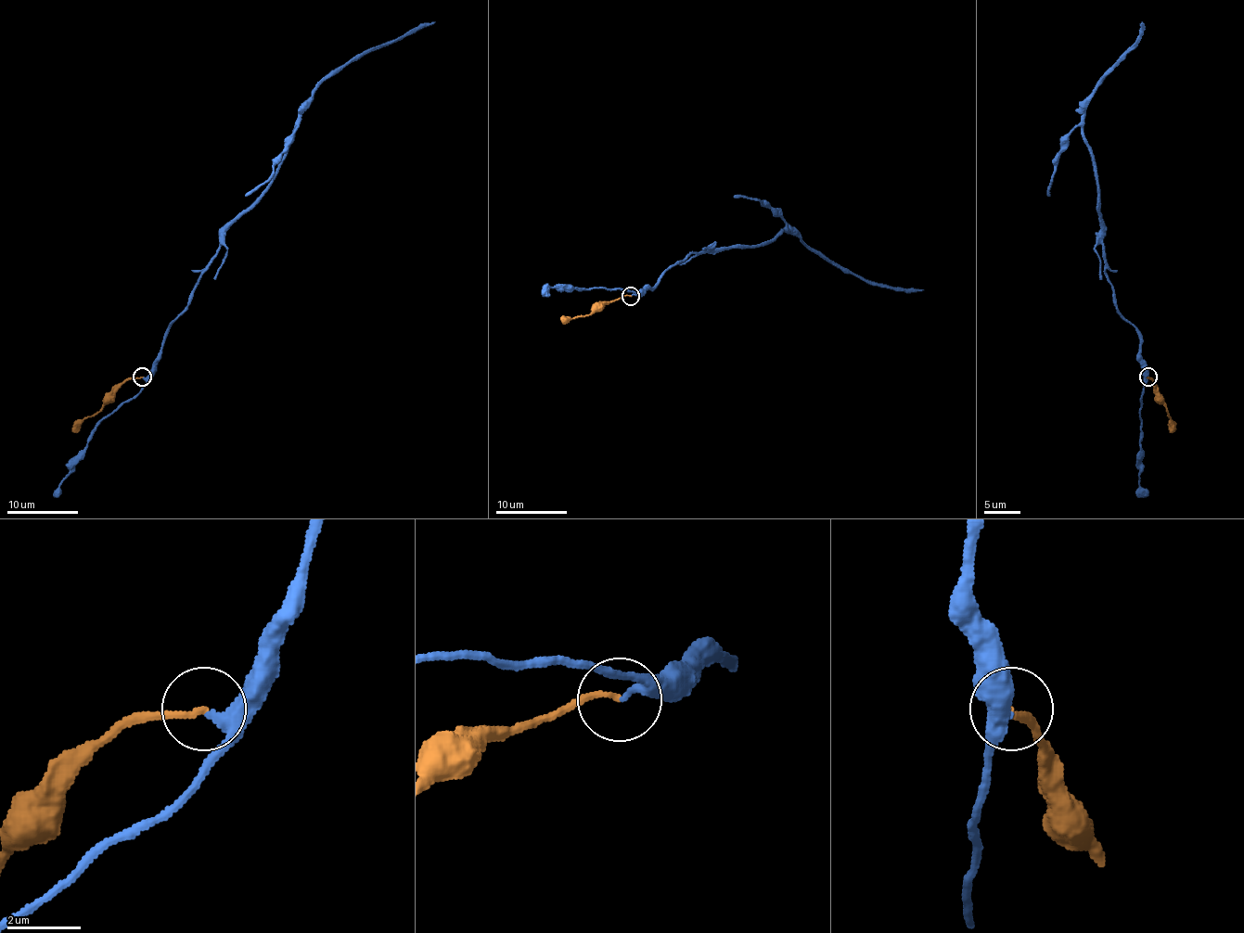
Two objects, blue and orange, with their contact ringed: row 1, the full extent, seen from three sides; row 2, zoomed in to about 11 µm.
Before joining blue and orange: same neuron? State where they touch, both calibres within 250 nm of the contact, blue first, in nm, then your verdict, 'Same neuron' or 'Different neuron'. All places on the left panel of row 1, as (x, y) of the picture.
Place: (142, 377). Thickness 220 nm (blue) against 160 nm. Same neuron

